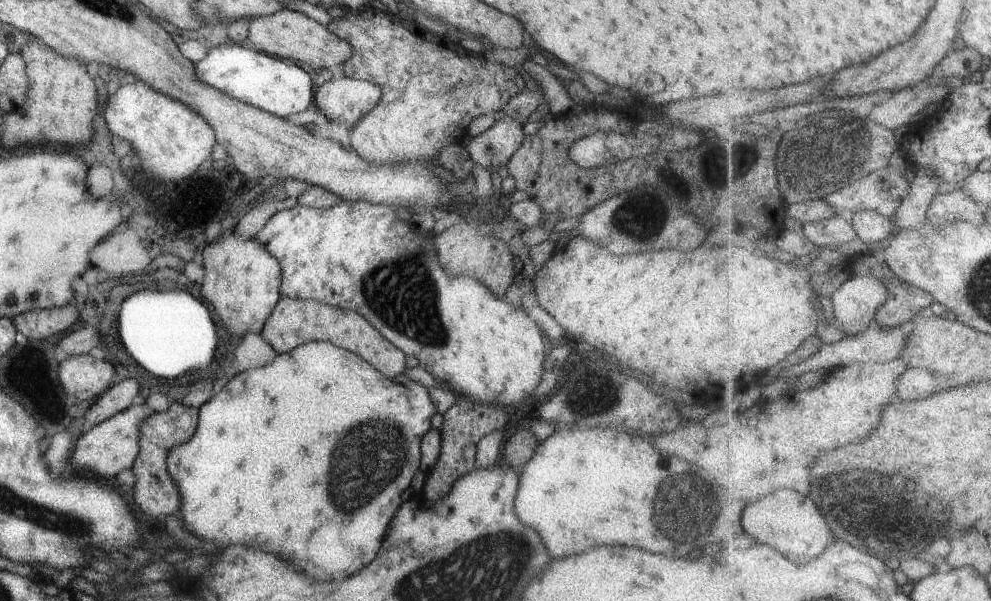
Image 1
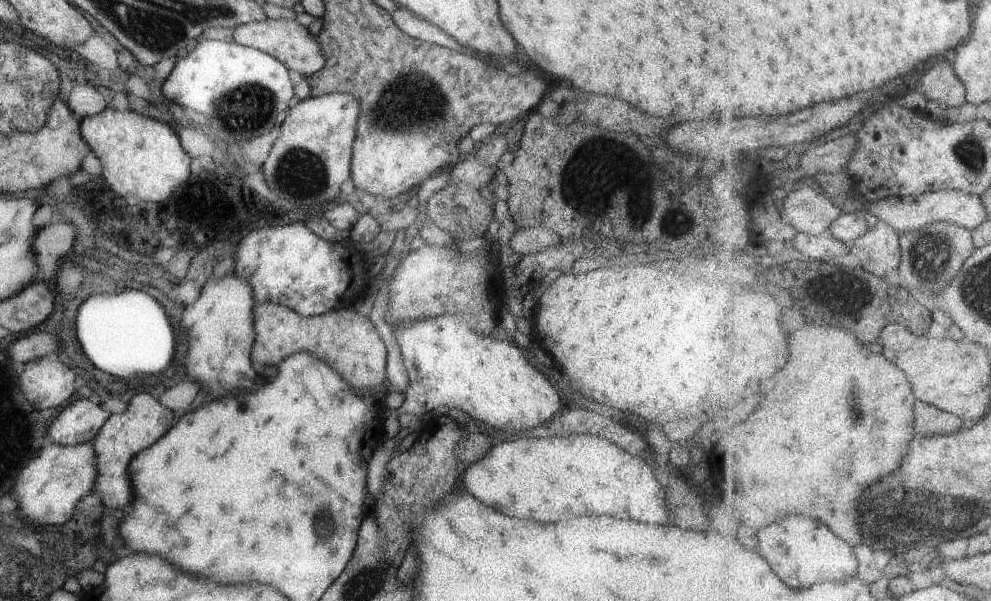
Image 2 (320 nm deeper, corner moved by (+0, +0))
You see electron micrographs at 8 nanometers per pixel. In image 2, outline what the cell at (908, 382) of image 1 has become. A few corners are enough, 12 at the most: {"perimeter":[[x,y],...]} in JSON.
{"perimeter":[[921,400],[915,406],[915,434],[957,434],[961,418]]}

